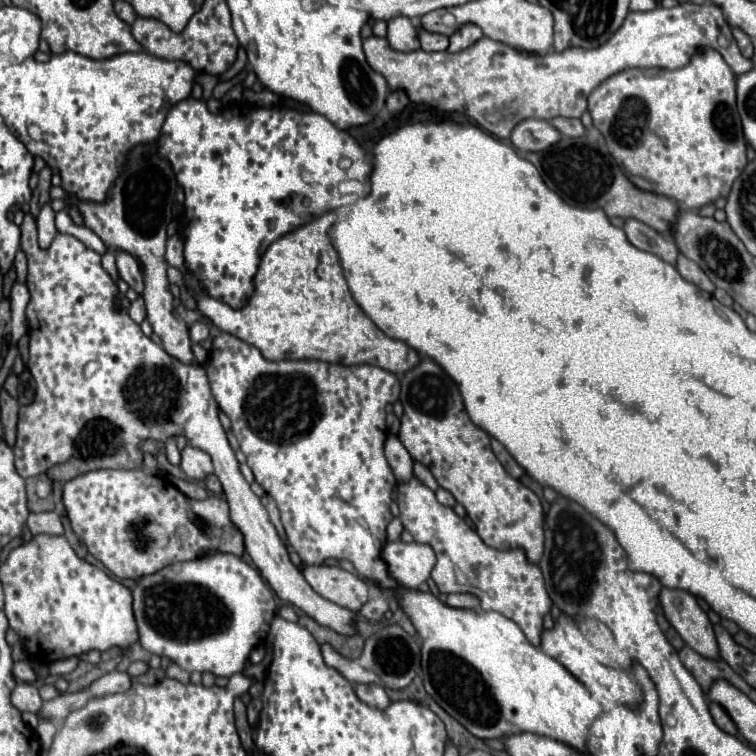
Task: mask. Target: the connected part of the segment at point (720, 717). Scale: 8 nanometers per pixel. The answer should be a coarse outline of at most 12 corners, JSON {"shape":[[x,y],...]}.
{"shape":[[711,702],[709,710],[723,732],[737,734],[733,720],[719,704]]}

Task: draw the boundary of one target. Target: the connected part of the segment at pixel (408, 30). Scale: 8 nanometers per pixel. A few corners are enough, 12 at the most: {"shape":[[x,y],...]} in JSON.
{"shape":[[411,18],[389,20],[387,42],[393,50],[419,48],[417,28]]}

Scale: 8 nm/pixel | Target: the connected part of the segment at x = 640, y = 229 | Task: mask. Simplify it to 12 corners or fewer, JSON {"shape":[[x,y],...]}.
{"shape":[[627,218],[623,230],[635,248],[675,264],[677,246],[665,234]]}

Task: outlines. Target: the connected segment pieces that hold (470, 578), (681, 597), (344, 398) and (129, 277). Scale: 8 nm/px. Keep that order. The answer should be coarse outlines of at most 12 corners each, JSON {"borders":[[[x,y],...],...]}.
{"borders":[[[417,478],[401,522],[441,594],[473,594],[539,646],[551,612],[523,550],[485,546]],[[663,588],[659,604],[687,646],[721,658],[713,626],[693,594]],[[227,332],[205,370],[305,564],[379,552],[399,378],[271,362]],[[117,250],[119,276],[141,296],[145,284],[137,260]]]}

